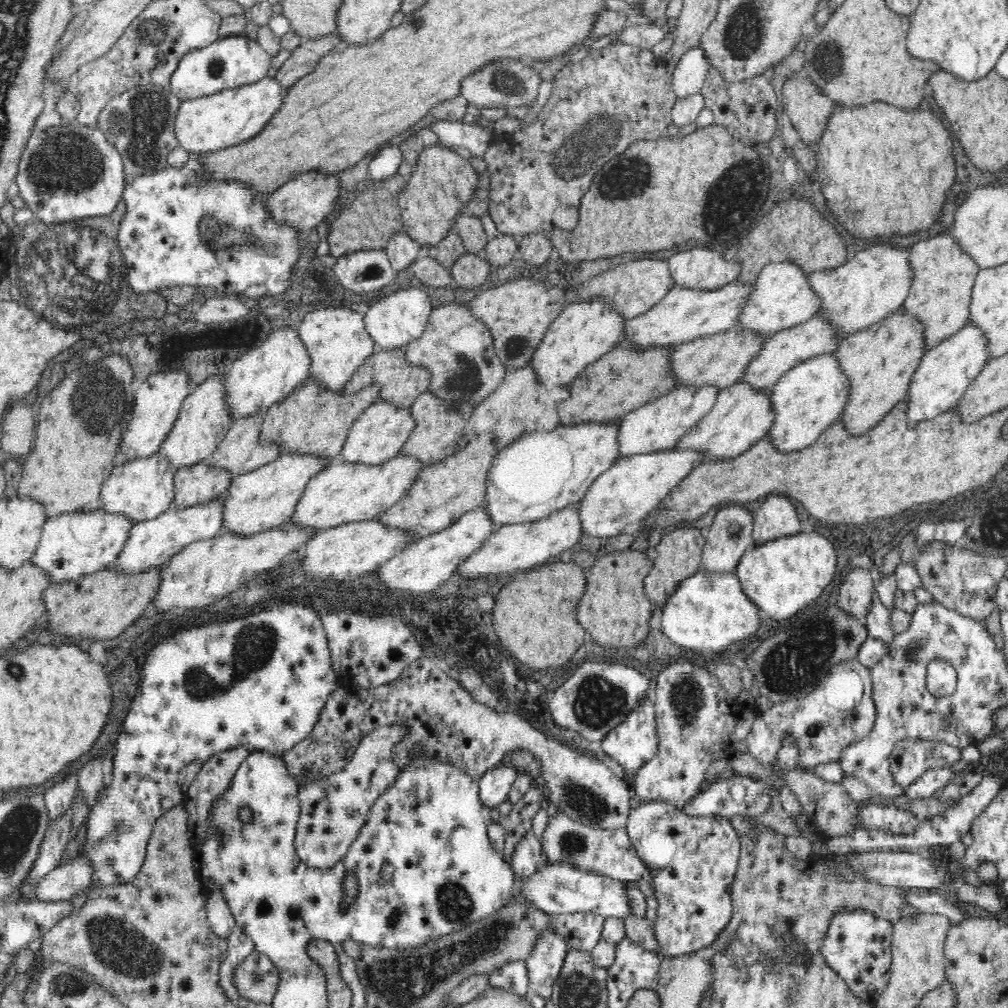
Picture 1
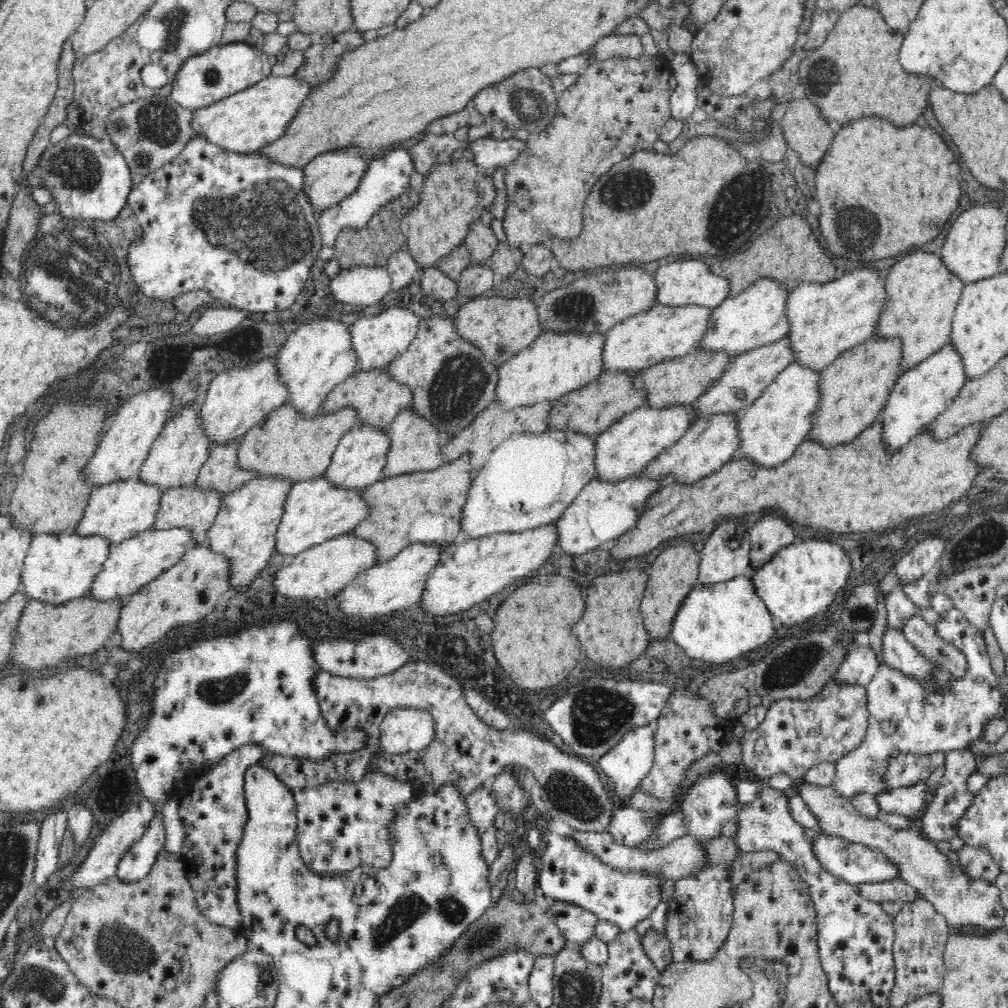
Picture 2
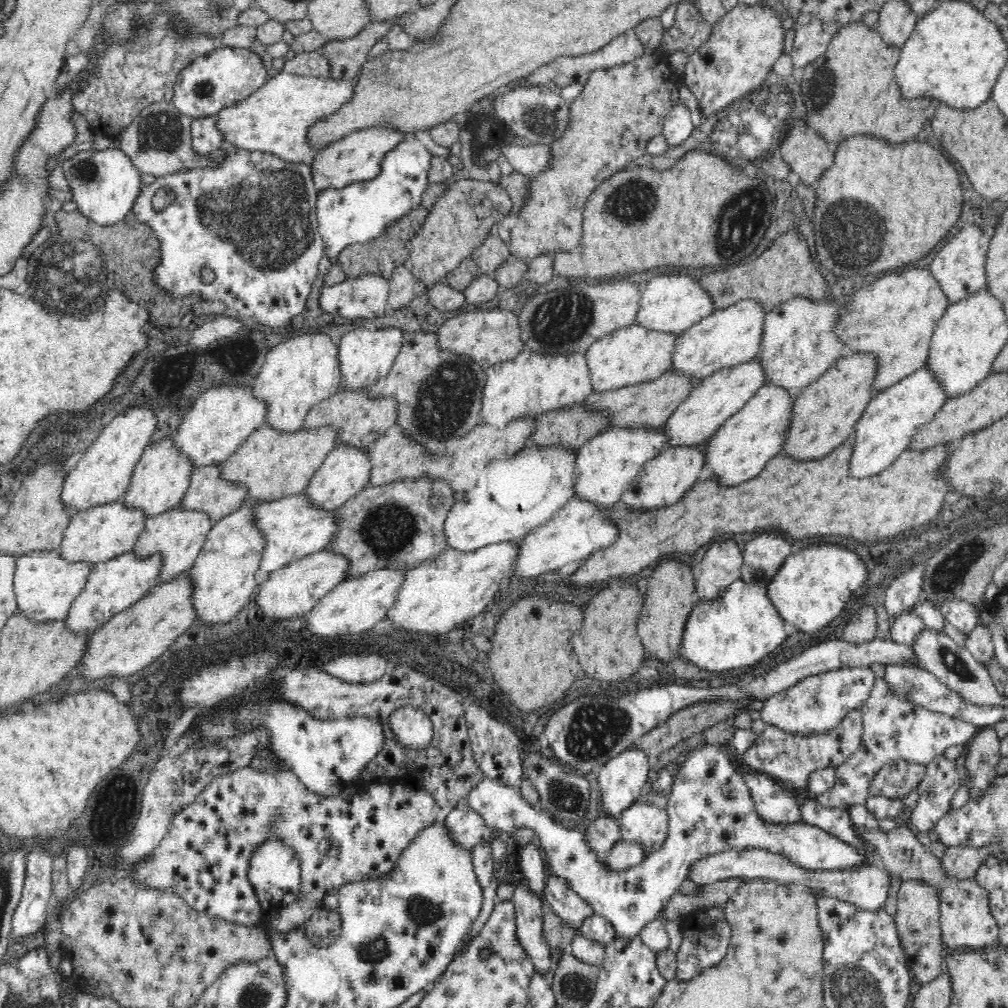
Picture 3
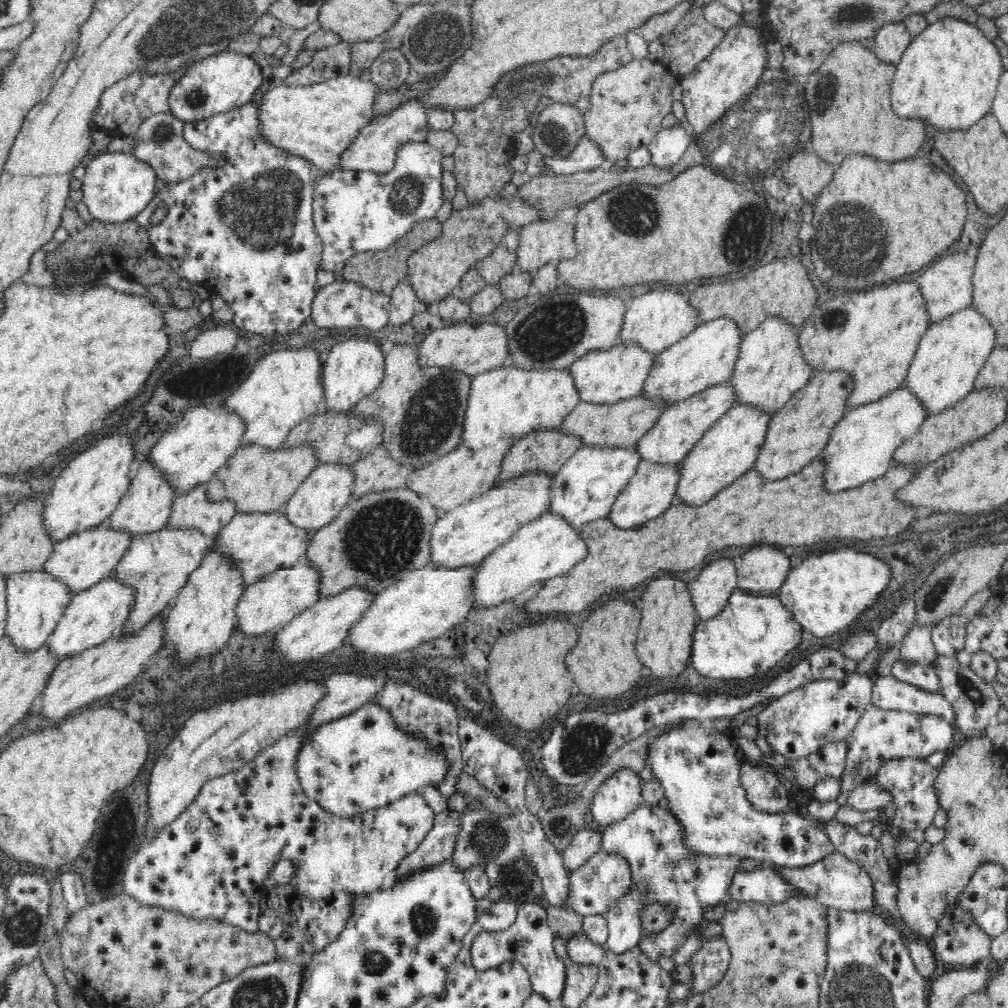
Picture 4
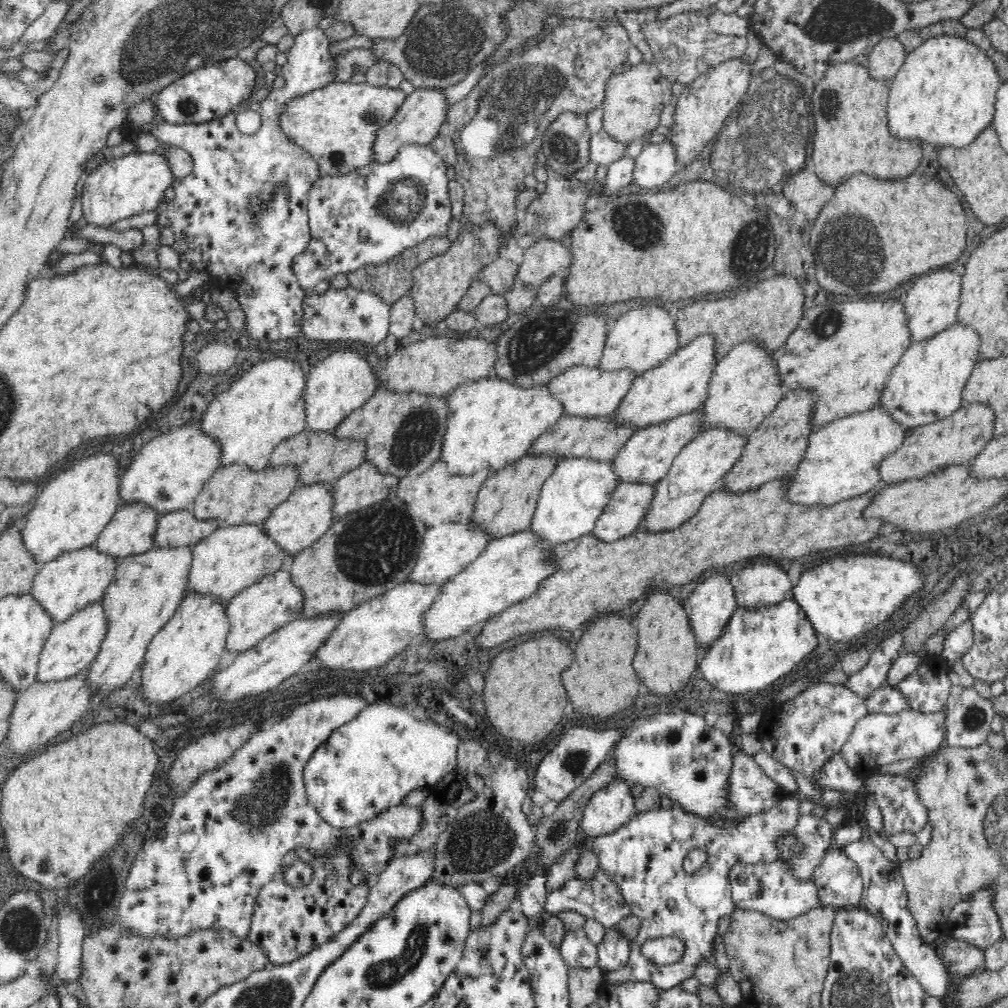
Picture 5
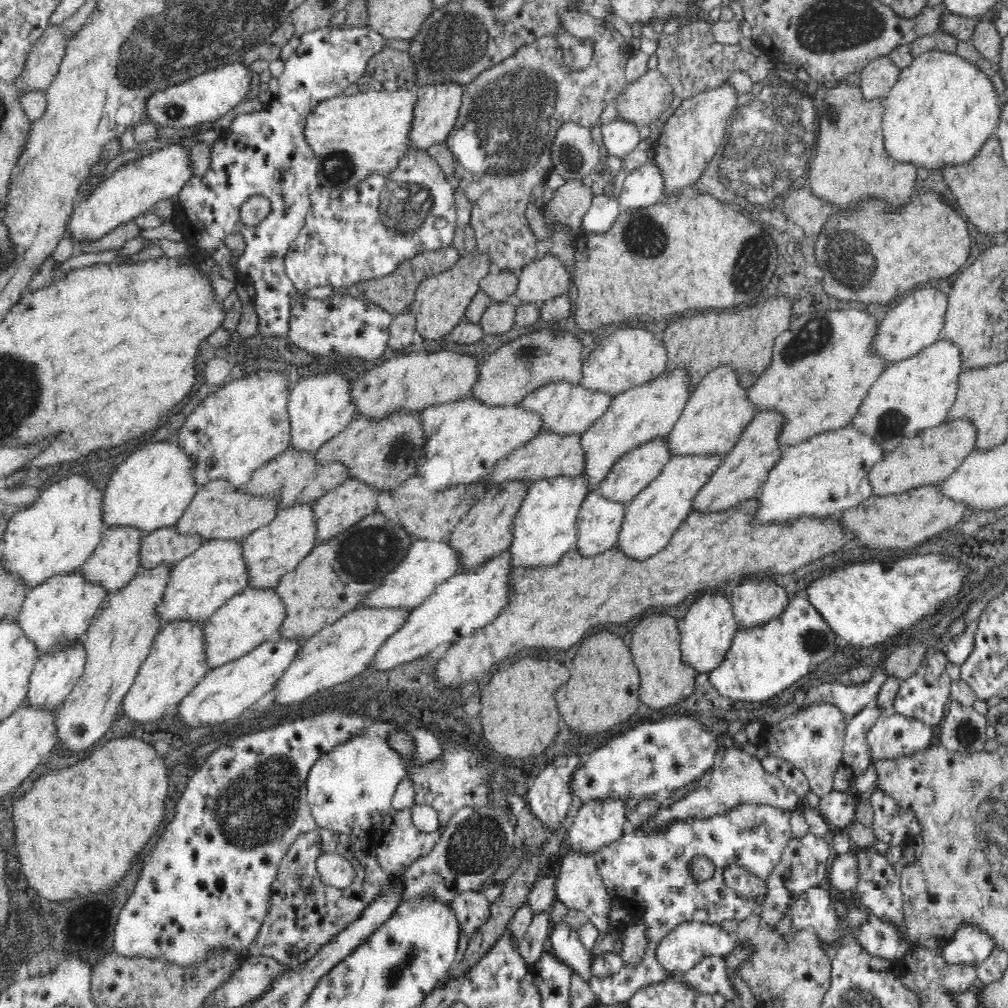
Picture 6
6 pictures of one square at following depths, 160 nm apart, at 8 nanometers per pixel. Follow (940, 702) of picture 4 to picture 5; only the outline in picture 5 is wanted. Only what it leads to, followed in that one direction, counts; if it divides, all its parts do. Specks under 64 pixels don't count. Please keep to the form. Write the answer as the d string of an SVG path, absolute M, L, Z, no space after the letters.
M887 680L880 688L869 692L866 697L866 705L870 713L897 714L911 709L904 693L897 685L891 685Z

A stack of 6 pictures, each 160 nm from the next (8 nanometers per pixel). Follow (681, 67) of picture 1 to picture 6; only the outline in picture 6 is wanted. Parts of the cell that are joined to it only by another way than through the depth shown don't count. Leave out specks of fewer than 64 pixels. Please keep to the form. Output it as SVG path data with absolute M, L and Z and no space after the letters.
M656 161L642 164L626 175L620 192L622 209L642 208L660 201L666 194L662 167Z

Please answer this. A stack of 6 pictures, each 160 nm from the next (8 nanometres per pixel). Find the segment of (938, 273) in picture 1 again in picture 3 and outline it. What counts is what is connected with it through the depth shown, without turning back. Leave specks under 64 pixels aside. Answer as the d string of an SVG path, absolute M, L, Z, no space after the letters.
M894 268L873 283L860 284L849 298L850 312L842 316L838 335L850 352L874 352L880 355L877 390L896 384L911 372L926 365L930 344L938 322L950 304L934 273L925 268Z

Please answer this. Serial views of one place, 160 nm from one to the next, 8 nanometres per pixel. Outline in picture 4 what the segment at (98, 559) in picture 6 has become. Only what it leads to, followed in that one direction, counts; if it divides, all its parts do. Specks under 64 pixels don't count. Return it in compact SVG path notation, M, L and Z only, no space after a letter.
M140 458L135 465L131 483L116 510L108 518L116 529L126 529L134 536L138 533L154 532L168 526L172 506L178 496L174 483L165 470L150 458Z

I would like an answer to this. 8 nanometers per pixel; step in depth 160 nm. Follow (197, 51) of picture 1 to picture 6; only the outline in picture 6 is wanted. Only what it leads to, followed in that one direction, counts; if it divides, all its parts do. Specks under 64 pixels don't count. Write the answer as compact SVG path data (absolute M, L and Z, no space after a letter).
M242 62L210 69L175 86L157 91L147 100L146 116L161 126L188 128L214 122L246 98L251 86L251 70Z

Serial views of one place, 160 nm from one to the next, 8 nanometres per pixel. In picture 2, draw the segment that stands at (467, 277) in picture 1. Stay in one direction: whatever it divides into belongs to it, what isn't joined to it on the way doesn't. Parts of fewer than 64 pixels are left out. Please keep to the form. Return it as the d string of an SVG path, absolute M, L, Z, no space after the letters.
M487 264L466 265L457 278L457 292L472 298L484 294L493 286L493 270Z

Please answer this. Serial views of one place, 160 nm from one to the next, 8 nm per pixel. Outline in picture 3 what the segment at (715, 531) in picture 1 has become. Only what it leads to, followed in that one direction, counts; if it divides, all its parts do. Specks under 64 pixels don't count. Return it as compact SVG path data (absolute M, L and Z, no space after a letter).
M732 535L726 536L722 542L717 540L710 544L710 548L708 548L700 562L700 567L696 568L695 592L700 595L700 599L717 597L724 592L729 584L732 584L736 579L741 579L743 565L742 548L740 548L740 544L736 540L732 540Z

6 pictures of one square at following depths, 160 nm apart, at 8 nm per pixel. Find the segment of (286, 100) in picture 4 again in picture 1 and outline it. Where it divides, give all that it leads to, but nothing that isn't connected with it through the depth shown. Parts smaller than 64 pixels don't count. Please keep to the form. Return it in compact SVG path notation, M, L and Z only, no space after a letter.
M264 77L247 86L226 89L210 96L179 99L174 116L174 138L178 146L191 154L212 152L241 143L264 128L278 110L286 89L274 78Z

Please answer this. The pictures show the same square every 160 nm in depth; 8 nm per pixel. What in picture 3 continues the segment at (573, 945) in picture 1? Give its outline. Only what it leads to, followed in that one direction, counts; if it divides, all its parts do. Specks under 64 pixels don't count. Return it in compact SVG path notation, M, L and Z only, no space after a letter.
M548 875L541 897L559 916L564 927L575 933L580 934L584 922L594 914L591 906L571 891L565 880L556 876Z

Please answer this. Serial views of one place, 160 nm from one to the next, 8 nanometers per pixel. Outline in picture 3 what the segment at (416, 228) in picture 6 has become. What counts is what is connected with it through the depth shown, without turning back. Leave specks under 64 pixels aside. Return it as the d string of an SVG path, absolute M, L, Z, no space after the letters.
M402 141L392 150L389 150L379 162L379 173L372 180L360 184L317 194L317 221L320 235L323 239L325 254L328 255L332 263L336 263L338 253L352 243L366 243L374 238L378 238L391 222L399 219L411 209L414 209L421 203L421 194L425 191L427 176L430 170L430 155L432 155L424 145L419 142L409 144Z

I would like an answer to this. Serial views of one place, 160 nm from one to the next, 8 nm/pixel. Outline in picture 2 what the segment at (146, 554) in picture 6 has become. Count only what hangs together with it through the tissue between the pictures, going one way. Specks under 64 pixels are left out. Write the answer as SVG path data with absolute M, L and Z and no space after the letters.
M243 437L214 445L208 461L201 467L196 484L217 488L223 497L234 492L244 481L253 479L258 470L241 468L239 449Z

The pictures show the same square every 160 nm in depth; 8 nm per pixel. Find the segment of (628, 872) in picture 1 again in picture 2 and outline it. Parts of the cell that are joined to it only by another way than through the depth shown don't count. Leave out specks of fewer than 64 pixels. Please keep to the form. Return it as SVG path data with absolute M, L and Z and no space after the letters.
M574 829L569 835L572 842L580 847L584 852L600 859L602 864L614 870L633 872L634 874L642 874L646 876L655 876L659 880L678 880L687 873L694 871L702 864L703 852L701 847L696 844L696 840L692 835L686 835L669 840L665 847L644 851L640 848L630 848L618 840L614 840L614 835L610 831L602 832L586 832Z

